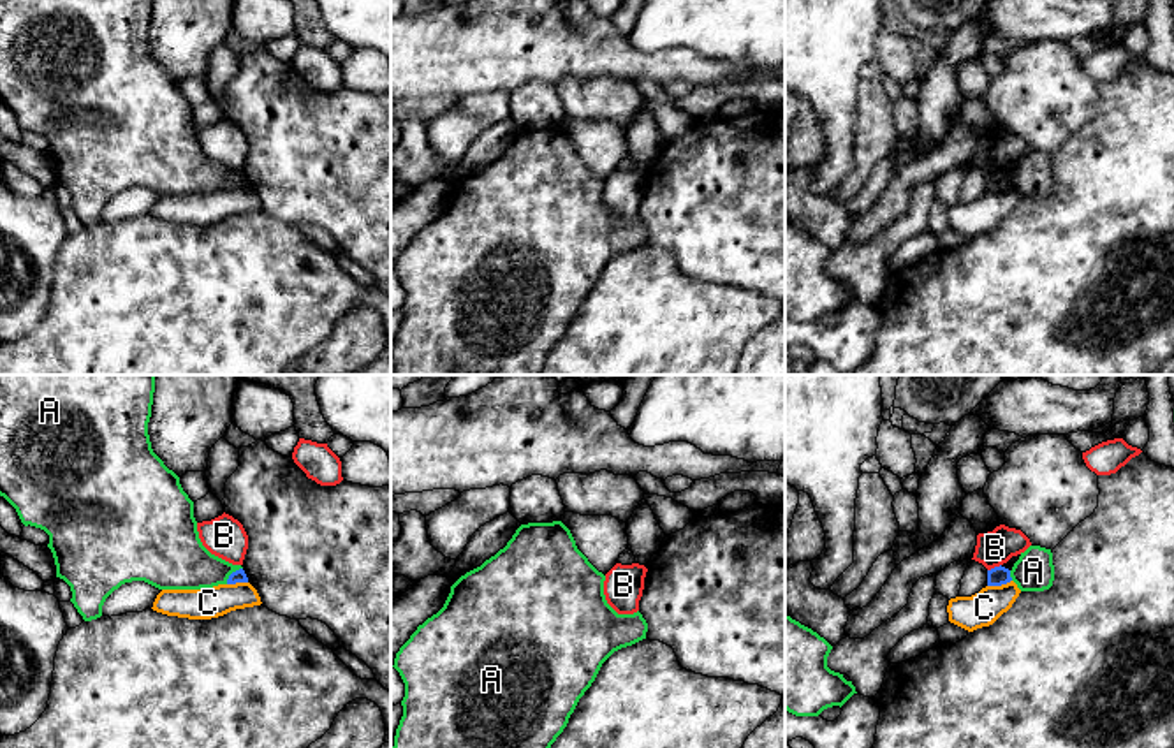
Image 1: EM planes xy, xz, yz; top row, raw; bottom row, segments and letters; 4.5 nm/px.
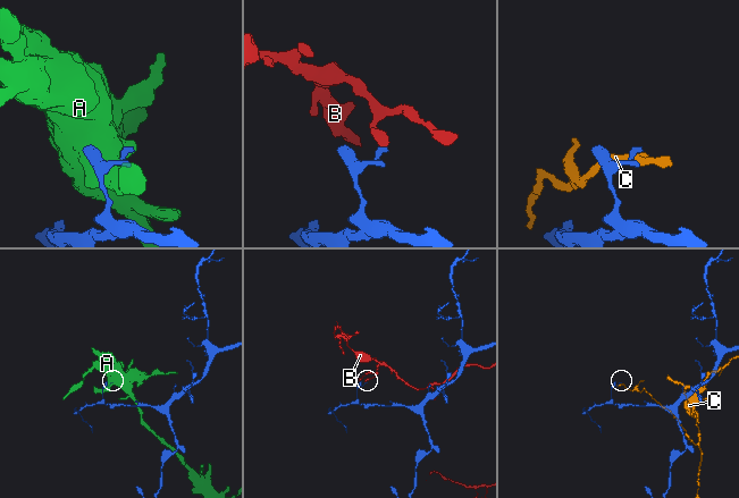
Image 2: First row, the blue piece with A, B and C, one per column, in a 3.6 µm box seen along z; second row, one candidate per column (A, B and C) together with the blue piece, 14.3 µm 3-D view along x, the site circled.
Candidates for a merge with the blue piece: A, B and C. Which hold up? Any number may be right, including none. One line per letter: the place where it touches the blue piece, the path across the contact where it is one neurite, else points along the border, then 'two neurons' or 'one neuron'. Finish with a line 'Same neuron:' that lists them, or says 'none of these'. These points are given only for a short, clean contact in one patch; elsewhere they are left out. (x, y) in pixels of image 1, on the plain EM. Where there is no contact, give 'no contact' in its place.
A: contact xy (231, 180); two neurons
B: contact yz (995, 173); border yz (1000, 169), (988, 176); two neurons
C: contact yz (998, 190); two neurons
Same neuron: none of these

